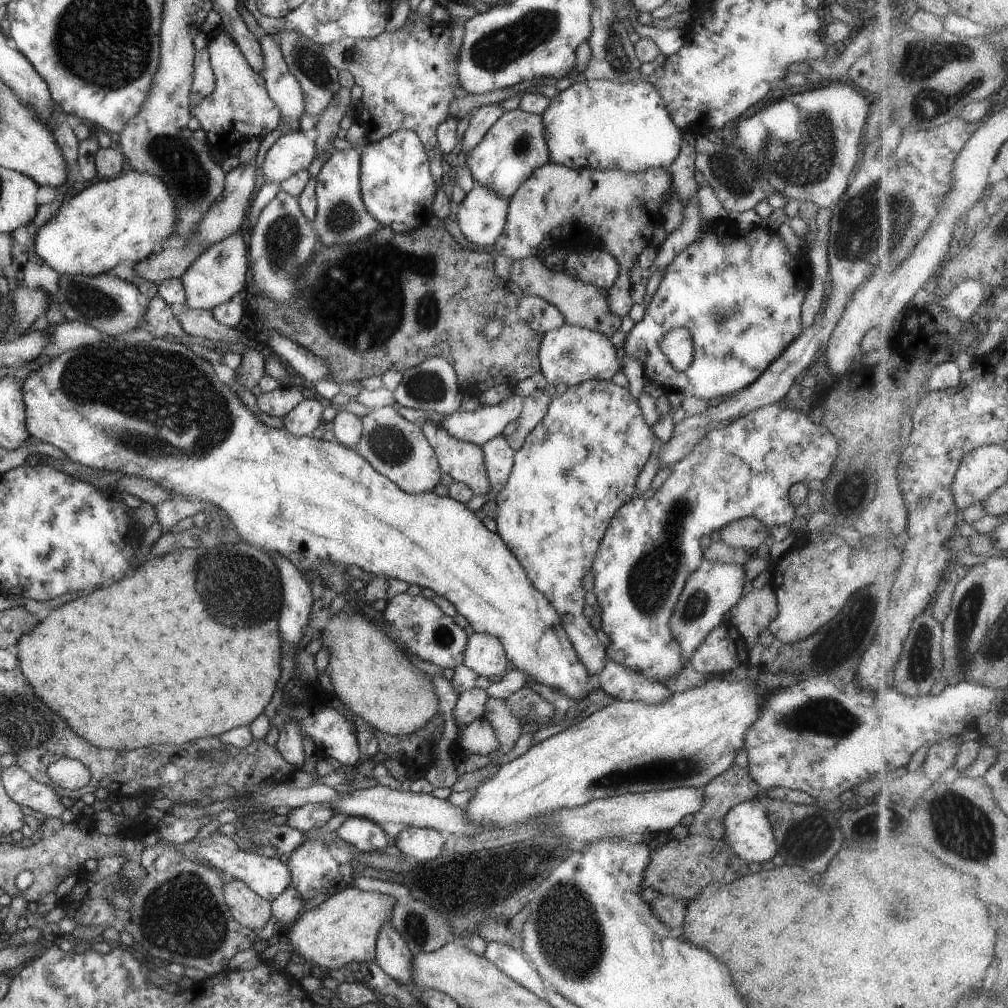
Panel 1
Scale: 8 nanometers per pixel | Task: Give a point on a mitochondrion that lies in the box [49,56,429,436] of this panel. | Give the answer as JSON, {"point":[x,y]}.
{"point":[175,156]}

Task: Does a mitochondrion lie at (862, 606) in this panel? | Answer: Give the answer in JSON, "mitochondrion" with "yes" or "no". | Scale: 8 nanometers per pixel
{"mitochondrion":"yes"}

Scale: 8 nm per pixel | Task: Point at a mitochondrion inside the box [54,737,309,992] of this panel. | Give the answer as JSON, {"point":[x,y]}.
{"point":[181,918]}

